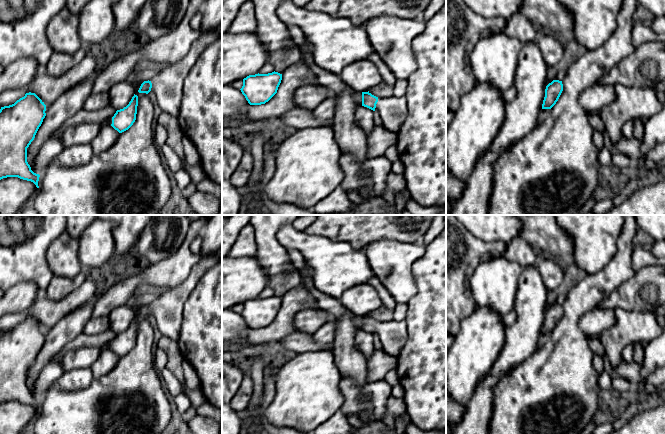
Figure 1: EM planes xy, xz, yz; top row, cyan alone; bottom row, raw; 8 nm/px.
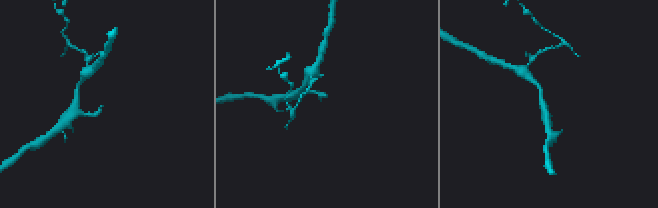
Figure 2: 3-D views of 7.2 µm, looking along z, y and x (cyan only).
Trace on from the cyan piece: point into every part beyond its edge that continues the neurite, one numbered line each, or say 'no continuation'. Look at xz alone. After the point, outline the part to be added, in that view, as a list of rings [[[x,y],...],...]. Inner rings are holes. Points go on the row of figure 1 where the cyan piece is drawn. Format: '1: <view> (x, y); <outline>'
1: xz (393, 111); [[[405,96],[378,98],[375,112],[380,115],[386,130],[397,133],[407,117],[407,100]]]

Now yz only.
no continuation

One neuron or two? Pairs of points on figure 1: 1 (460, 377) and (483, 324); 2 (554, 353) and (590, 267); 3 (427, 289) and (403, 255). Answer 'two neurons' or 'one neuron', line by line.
1: one neuron
2: two neurons
3: two neurons

